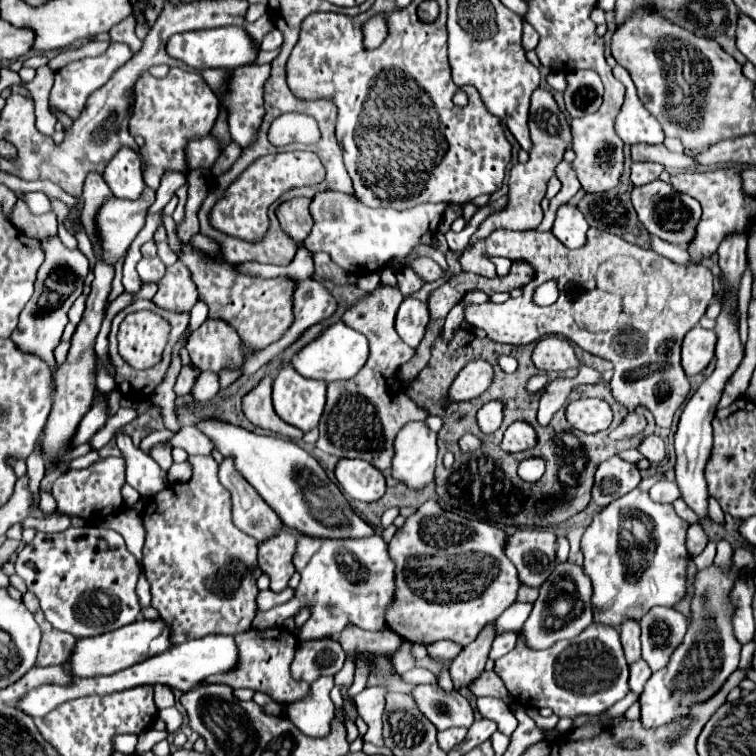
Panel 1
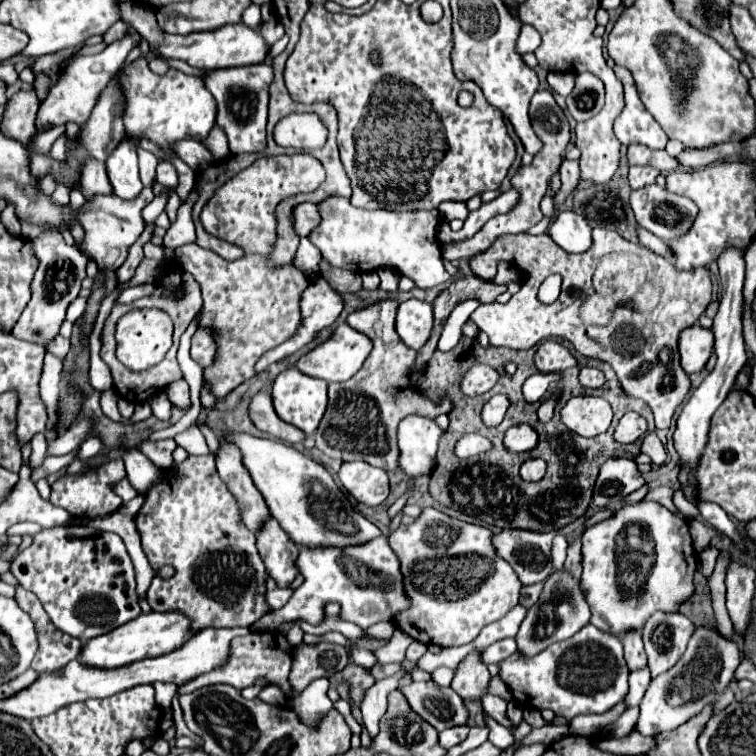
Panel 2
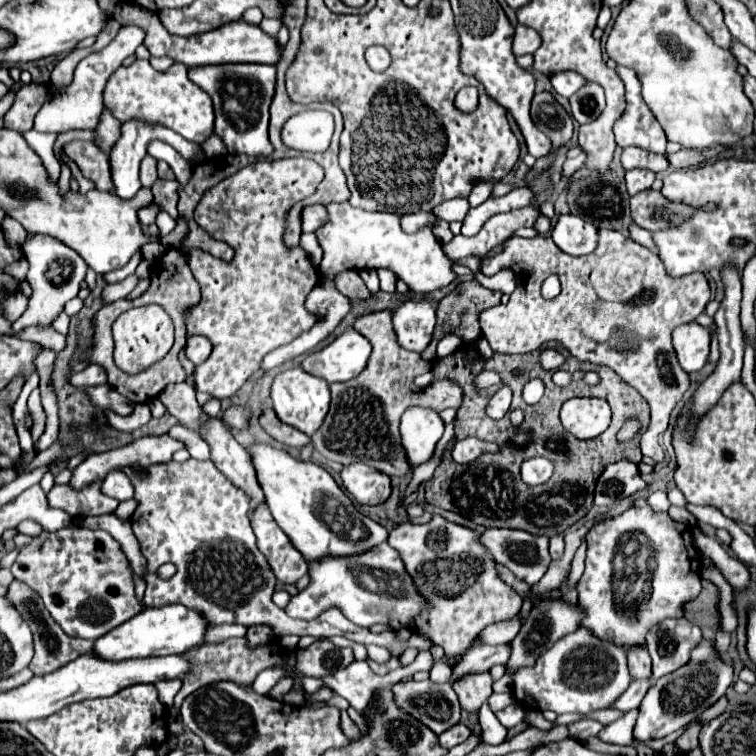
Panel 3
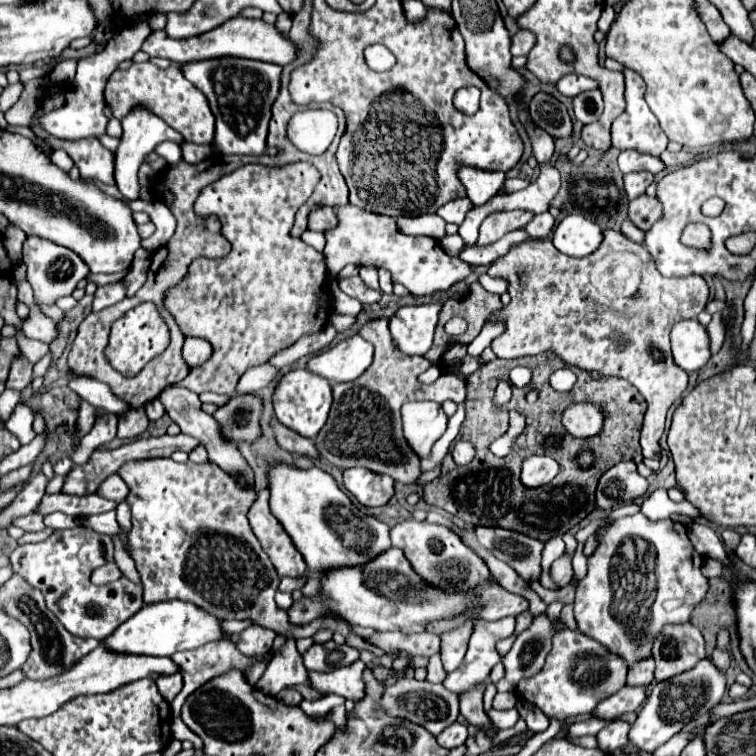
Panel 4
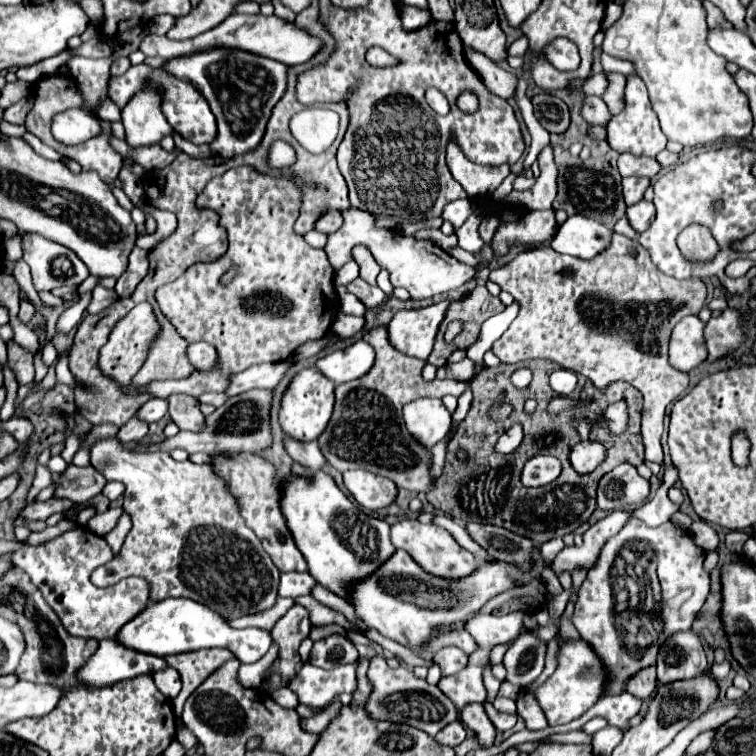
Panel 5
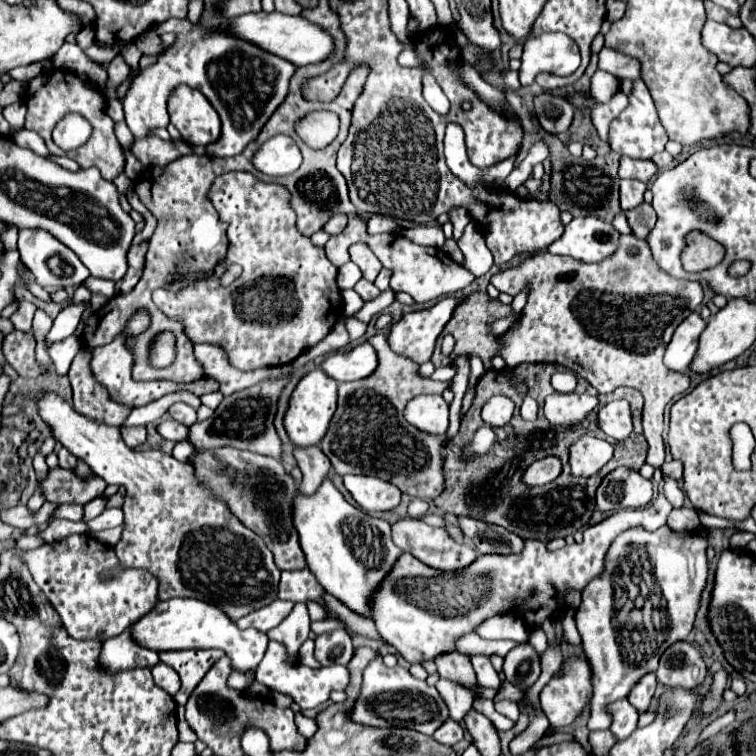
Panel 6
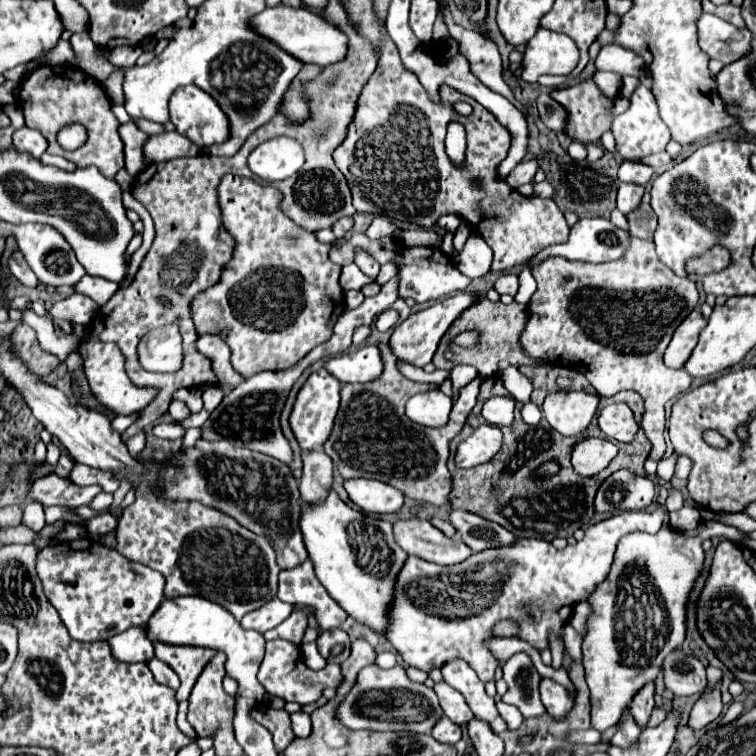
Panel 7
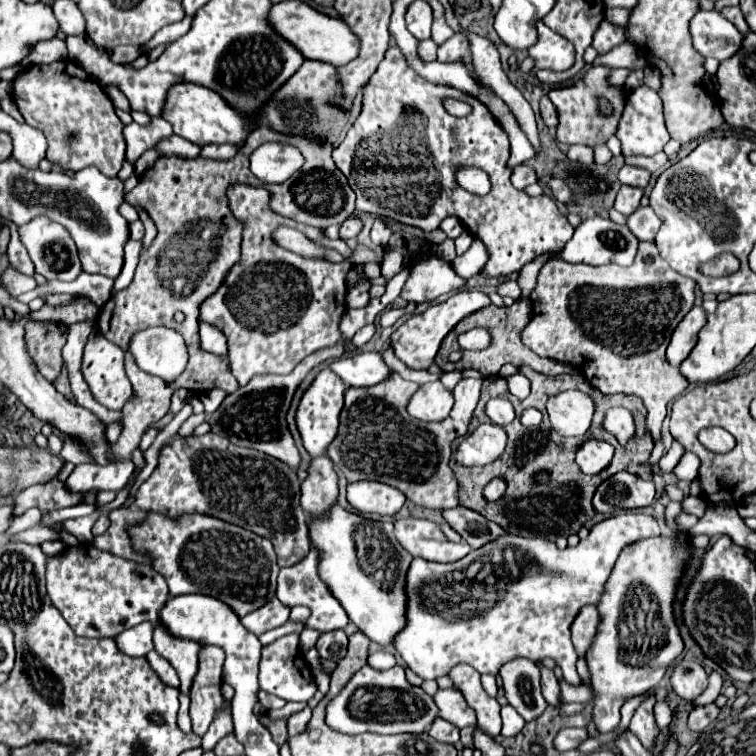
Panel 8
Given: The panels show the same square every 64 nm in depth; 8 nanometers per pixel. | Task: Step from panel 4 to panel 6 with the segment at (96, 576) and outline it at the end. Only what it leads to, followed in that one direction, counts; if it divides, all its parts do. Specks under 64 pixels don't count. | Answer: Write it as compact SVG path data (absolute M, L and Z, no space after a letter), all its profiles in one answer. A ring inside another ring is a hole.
M44 392L38 398L38 414L50 428L52 436L70 454L86 462L108 484L126 488L126 500L122 506L124 530L120 542L114 546L114 552L122 560L122 564L132 568L146 568L148 572L154 572L158 580L162 580L158 592L160 600L170 600L176 596L206 600L222 608L232 620L240 620L242 616L276 600L280 570L274 564L272 552L266 548L266 542L258 534L248 530L220 500L214 500L214 496L210 496L210 492L206 492L206 488L198 484L194 468L188 462L178 462L160 450L140 452L128 448L120 436L120 428L78 414L56 392Z

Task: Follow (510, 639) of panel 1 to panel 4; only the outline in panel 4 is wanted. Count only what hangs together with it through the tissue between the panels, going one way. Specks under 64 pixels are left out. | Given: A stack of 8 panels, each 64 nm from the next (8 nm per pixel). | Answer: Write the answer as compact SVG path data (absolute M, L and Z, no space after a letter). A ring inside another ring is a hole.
M509 616L498 621L480 620L468 642L468 652L462 662L462 668L450 672L444 678L444 688L454 694L464 694L474 686L488 680L488 674L496 660L500 660L496 652L496 643L499 639L510 637L516 625L516 617Z

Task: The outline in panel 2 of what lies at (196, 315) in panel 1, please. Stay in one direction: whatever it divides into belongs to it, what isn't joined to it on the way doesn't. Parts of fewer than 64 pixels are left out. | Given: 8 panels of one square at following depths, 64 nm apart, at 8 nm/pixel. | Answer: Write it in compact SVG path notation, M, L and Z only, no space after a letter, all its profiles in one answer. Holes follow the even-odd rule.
M196 320L190 324L190 328L184 332L184 336L180 338L180 348L178 348L178 364L184 372L184 378L190 386L190 394L198 396L200 400L200 390L202 390L202 368L190 358L188 350L190 350L190 338L196 332Z

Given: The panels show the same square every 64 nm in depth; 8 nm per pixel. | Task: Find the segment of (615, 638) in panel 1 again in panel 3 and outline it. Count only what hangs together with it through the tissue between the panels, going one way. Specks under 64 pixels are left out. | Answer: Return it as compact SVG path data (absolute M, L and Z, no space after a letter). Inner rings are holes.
M586 628L560 638L534 668L520 668L514 676L512 694L520 706L534 710L552 710L556 714L578 712L588 714L610 704L628 688L630 674L626 666L626 652L616 644L606 644L590 636Z

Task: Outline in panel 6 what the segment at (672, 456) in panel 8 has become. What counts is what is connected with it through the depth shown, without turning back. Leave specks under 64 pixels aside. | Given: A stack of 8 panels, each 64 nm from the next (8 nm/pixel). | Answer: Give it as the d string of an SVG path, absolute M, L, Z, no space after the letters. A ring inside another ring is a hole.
M664 478L664 496L668 498L668 502L670 502L674 508L682 508L682 504L684 504L684 492L678 488L676 480Z

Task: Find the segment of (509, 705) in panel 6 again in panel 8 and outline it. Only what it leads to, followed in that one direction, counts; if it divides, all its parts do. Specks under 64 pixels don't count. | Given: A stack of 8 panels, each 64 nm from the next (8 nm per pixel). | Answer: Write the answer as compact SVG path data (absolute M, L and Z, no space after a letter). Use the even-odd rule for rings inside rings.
M502 706L502 736L514 736L524 728L524 720L510 706Z

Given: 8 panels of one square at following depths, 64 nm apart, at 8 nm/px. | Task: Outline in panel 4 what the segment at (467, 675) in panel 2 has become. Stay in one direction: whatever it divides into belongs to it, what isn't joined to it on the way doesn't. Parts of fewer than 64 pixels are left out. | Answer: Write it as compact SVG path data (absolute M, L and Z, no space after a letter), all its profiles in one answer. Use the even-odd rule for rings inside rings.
M484 684L482 688L478 688L478 692L470 692L470 696L460 696L460 714L466 718L468 724L478 726L480 730L488 730L492 724L484 712L482 694L484 694Z

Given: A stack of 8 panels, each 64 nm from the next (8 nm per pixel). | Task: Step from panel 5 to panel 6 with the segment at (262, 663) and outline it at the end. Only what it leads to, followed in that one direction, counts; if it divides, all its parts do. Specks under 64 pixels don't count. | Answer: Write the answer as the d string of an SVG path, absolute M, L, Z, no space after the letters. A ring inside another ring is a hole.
M234 671L228 678L227 685L230 688L243 691L244 688L251 682L255 677L255 671L252 672L238 672Z

